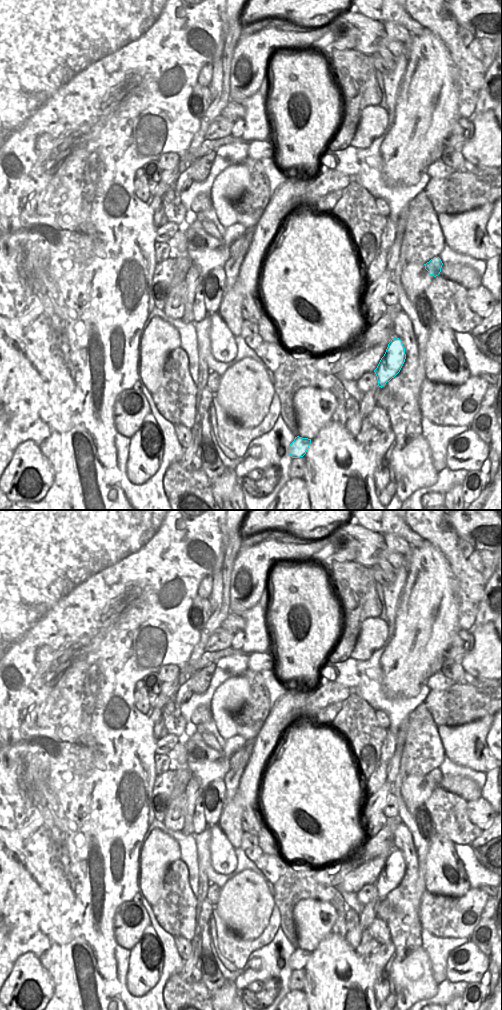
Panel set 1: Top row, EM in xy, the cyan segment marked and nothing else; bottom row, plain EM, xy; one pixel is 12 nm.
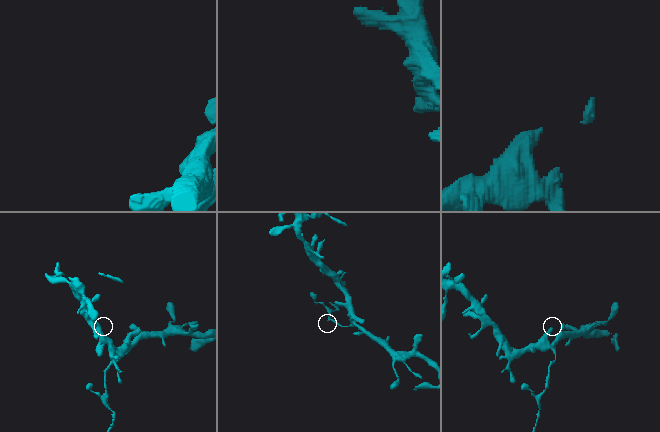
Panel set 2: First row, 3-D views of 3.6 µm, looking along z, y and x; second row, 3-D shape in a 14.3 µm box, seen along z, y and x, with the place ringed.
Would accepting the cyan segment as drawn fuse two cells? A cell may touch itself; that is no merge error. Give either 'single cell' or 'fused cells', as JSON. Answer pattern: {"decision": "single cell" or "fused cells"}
{"decision": "fused cells"}

